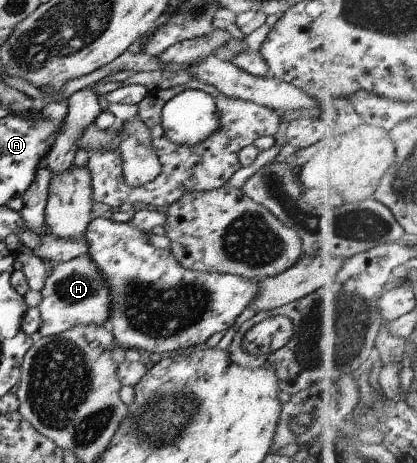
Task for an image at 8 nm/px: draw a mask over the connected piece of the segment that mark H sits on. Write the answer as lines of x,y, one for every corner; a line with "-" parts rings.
87,254
53,264
38,292
41,299
36,308
40,315
40,326
34,340
61,333
73,326
107,326
111,311
110,291
98,267

